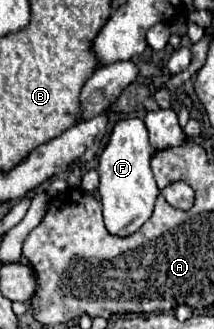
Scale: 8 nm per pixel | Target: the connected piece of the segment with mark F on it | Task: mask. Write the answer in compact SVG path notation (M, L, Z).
M123 119L117 121L109 139L109 145L99 157L99 199L103 205L105 227L115 237L133 235L143 227L143 223L153 215L155 199L159 195L157 183L153 179L149 159L155 149L147 139L147 129L141 119Z

